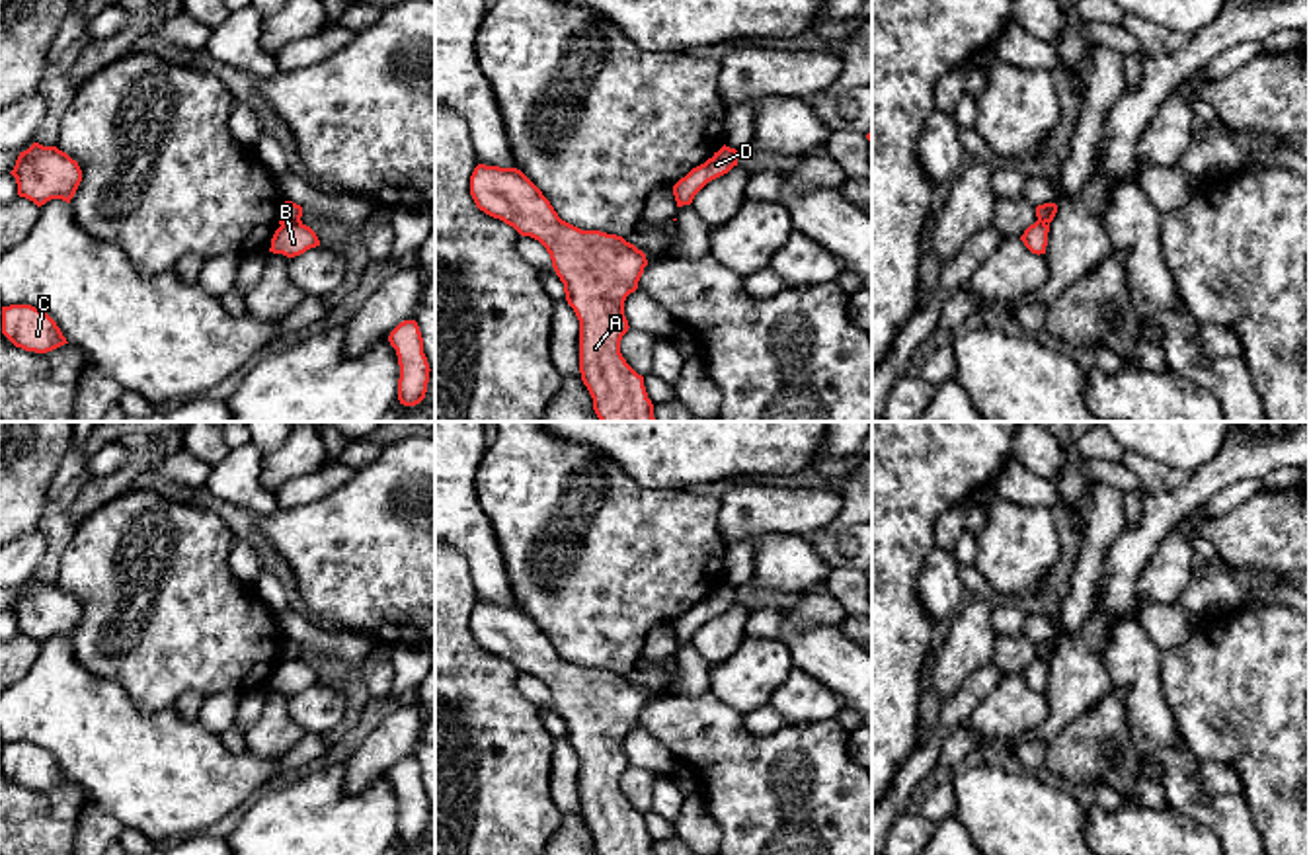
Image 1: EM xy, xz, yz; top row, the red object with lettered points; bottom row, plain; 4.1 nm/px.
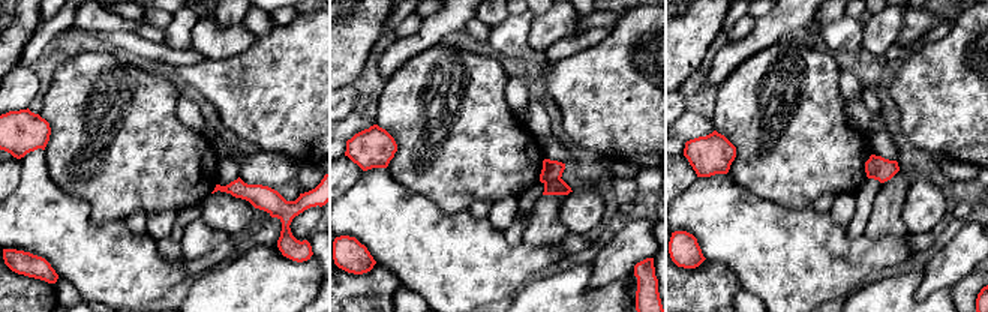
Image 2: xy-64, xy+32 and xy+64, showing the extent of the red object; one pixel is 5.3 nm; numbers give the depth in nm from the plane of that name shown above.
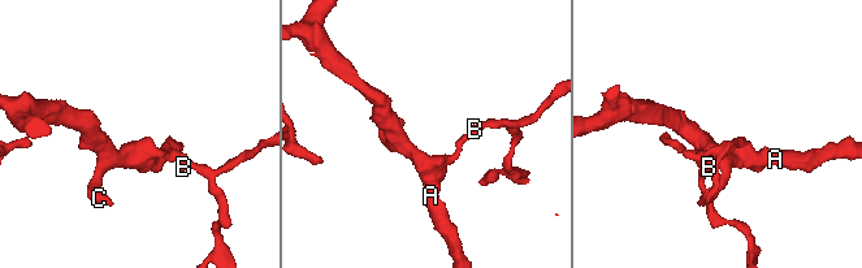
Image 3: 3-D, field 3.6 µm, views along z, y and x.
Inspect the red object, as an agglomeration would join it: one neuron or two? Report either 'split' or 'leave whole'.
split

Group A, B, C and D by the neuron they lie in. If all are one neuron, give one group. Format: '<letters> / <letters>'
A C D / B

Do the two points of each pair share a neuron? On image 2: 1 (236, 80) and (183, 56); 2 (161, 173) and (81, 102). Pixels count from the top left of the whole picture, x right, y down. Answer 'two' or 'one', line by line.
1: two
2: one

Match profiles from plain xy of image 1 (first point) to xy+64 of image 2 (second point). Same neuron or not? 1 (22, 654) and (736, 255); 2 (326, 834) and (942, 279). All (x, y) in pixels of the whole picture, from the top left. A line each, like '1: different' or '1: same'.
1: different
2: different

